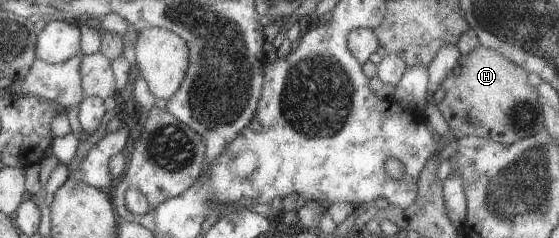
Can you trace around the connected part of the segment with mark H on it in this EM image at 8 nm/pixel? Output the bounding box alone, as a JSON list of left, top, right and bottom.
[436,45,543,145]

